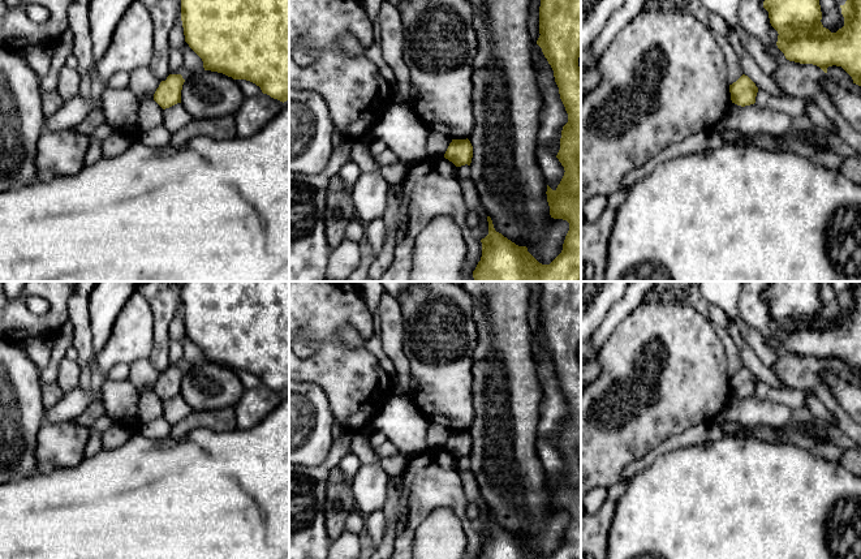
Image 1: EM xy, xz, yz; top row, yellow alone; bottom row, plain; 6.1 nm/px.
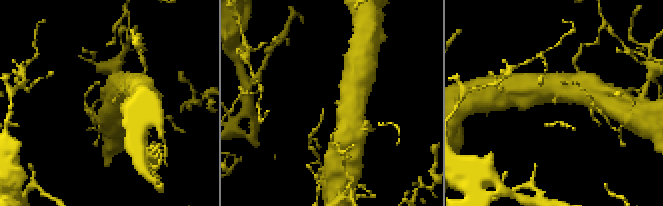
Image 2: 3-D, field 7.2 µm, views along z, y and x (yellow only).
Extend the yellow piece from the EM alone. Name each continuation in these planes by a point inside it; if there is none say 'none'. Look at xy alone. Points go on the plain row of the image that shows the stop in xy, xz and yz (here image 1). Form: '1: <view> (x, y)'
none

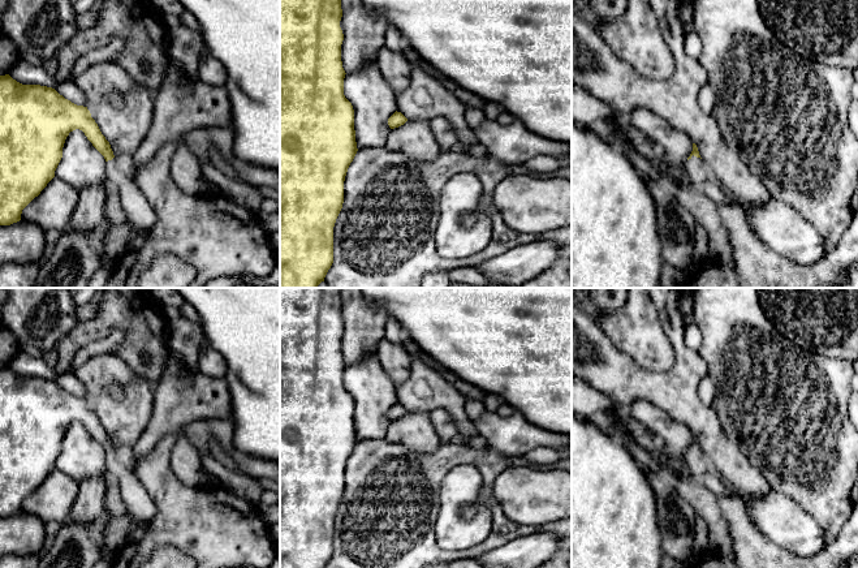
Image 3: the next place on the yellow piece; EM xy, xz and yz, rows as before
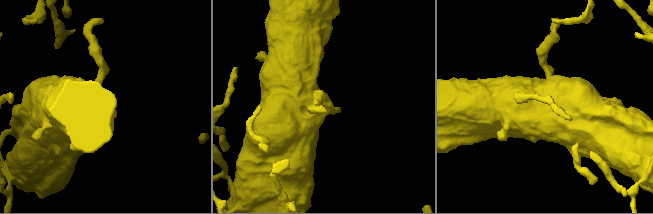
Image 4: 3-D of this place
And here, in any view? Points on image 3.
1: yz (698, 464)

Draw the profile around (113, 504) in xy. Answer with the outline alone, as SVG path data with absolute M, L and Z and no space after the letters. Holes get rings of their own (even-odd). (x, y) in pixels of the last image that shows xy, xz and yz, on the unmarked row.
M112 478L107 483L107 490L104 495L104 511L107 511L112 518L126 515L126 507L124 504L118 481L116 478Z

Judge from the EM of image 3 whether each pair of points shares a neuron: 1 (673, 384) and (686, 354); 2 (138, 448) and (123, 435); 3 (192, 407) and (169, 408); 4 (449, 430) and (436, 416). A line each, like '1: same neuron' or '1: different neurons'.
1: same neuron
2: different neurons
3: same neuron
4: same neuron

